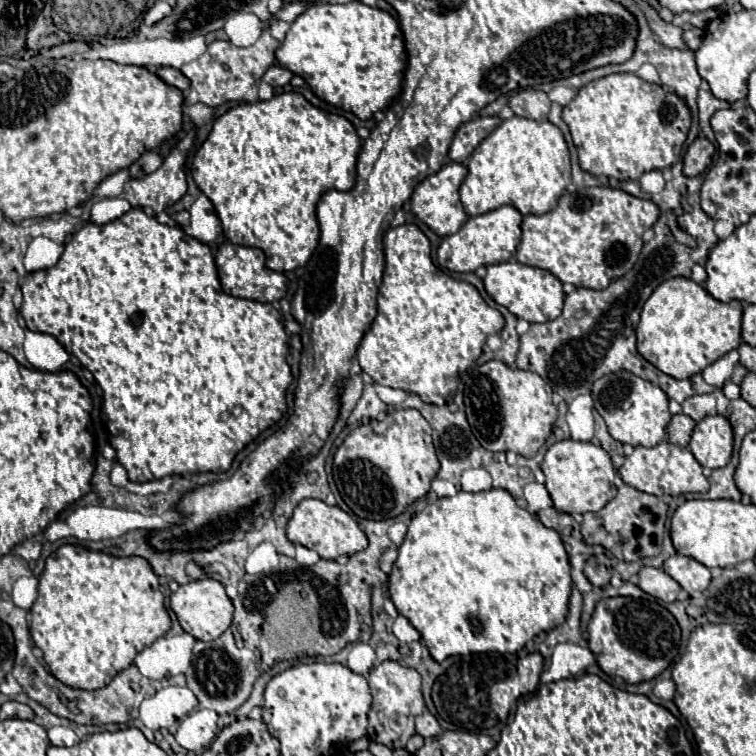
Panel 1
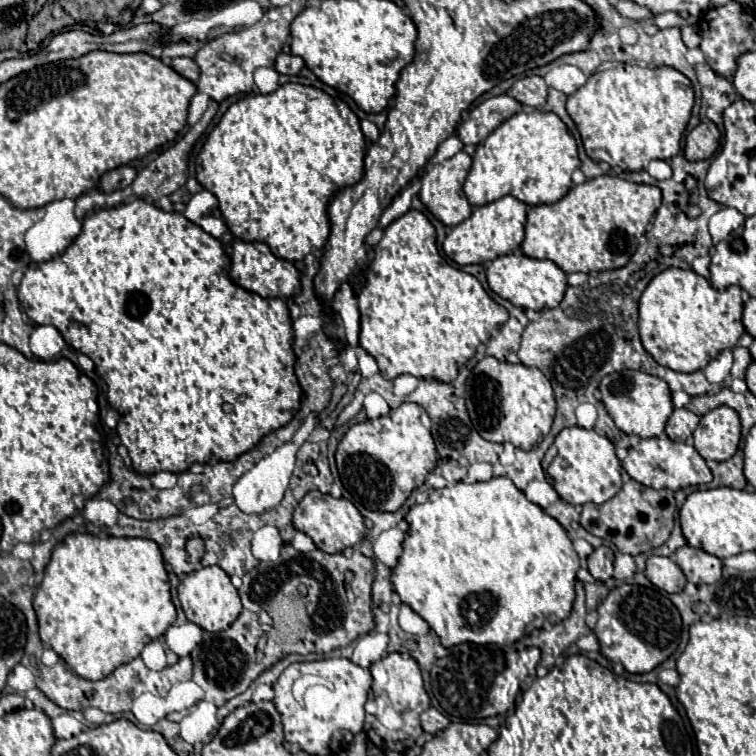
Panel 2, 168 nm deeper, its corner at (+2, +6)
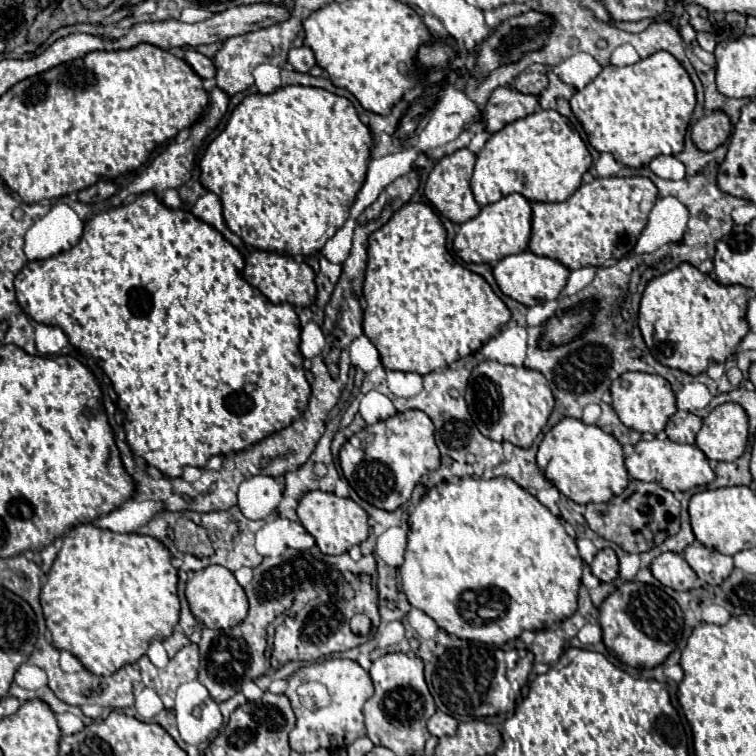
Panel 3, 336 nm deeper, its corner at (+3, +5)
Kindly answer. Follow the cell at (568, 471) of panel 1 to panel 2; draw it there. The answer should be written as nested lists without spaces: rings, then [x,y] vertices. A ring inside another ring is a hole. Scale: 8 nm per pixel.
[[[578,425],[562,429],[546,451],[542,459],[542,469],[548,483],[570,505],[602,505],[622,489],[622,465],[614,453],[614,445],[608,437],[596,433],[594,429],[584,429]]]

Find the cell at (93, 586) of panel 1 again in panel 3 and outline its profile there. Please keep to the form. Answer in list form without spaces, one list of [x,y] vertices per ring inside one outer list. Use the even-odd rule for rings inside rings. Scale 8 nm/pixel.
[[[91,524],[73,526],[65,534],[39,600],[53,646],[71,652],[89,672],[99,676],[111,676],[115,670],[137,662],[147,652],[151,640],[171,636],[179,620],[177,570],[171,566],[169,550],[151,536],[115,534]]]

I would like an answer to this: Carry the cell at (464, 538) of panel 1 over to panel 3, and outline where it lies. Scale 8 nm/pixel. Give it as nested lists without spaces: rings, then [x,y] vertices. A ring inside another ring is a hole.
[[[465,476],[431,487],[411,510],[405,562],[399,576],[409,604],[431,616],[441,630],[457,638],[503,646],[519,638],[523,630],[541,630],[571,616],[577,610],[581,570],[583,560],[575,540],[537,498],[505,476],[491,480]]]

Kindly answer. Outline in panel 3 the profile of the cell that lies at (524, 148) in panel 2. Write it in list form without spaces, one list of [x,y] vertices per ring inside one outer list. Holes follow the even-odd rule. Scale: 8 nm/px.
[[[539,110],[507,124],[485,142],[485,146],[477,154],[477,164],[471,178],[471,190],[479,206],[497,202],[513,192],[525,196],[529,202],[563,202],[581,186],[581,176],[589,170],[589,166],[591,166],[591,154],[585,142],[581,140],[579,132],[569,126],[567,118],[555,110]]]

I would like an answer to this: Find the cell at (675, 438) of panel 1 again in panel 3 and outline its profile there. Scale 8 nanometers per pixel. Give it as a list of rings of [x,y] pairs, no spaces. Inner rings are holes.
[[[677,410],[667,426],[665,426],[665,434],[669,436],[669,440],[673,442],[679,442],[679,444],[695,444],[695,436],[701,428],[701,418],[691,414],[691,412],[685,412],[685,410]]]

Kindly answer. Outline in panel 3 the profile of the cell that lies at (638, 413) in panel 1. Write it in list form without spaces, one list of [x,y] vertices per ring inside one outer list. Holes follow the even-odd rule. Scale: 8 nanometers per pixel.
[[[625,372],[611,384],[611,406],[617,412],[619,420],[627,426],[637,430],[639,434],[651,432],[657,434],[665,428],[667,420],[675,414],[675,394],[671,390],[671,384],[657,376],[657,374],[645,374],[645,372]]]

